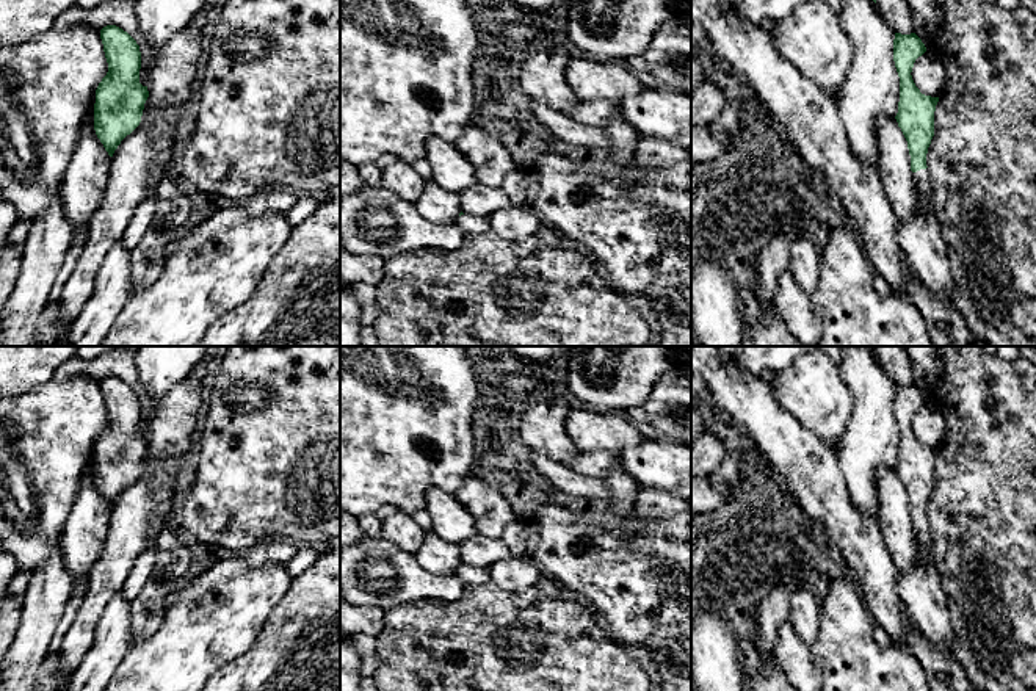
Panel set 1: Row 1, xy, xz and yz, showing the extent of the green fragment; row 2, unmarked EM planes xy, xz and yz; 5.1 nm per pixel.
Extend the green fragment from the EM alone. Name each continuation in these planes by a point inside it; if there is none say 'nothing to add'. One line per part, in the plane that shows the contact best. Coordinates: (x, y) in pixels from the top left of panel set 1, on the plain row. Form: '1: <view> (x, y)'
1: yz (922, 528)

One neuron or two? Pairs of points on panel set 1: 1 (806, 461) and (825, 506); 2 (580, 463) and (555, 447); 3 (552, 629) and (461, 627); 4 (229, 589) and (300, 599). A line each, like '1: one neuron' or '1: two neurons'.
1: one neuron
2: two neurons
3: one neuron
4: two neurons

